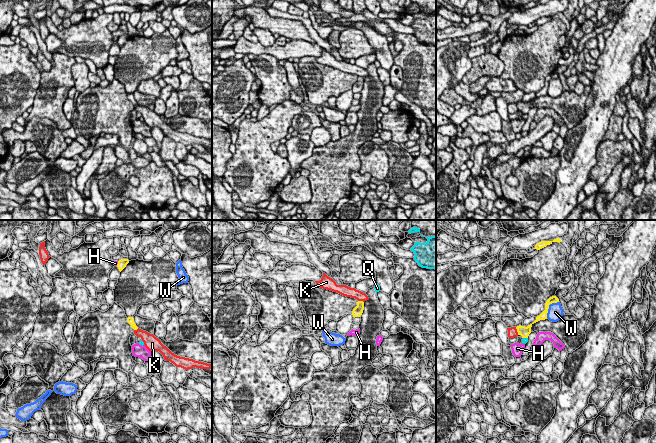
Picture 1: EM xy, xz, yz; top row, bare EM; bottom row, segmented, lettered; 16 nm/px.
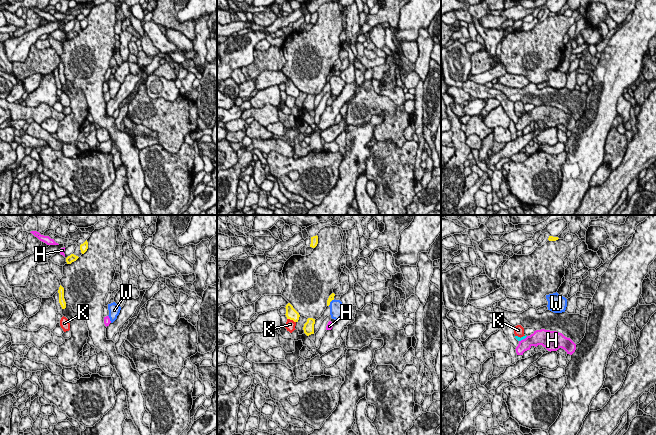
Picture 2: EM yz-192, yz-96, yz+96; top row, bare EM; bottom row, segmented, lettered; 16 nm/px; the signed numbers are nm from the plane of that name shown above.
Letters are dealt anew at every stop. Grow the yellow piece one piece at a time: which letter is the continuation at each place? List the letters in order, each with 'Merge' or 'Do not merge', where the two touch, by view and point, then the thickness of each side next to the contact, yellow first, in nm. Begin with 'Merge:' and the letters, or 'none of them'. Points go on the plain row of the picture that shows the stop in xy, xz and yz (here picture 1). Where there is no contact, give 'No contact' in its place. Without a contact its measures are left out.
Merge: none of them
H: Do not merge. Touches yellow at xy (118, 39). Thickness 140 nm (yellow) against 70 nm
K: Do not merge. Touches yellow at yz (517, 107). Thickness 160 nm (yellow) against 160 nm
Q: Do not merge. Touches yellow at yz (525, 113). Thickness 160 nm (yellow) against 90 nm
W: Do not merge. Touches yellow at yz (548, 83). Thickness 120 nm (yellow) against 260 nm

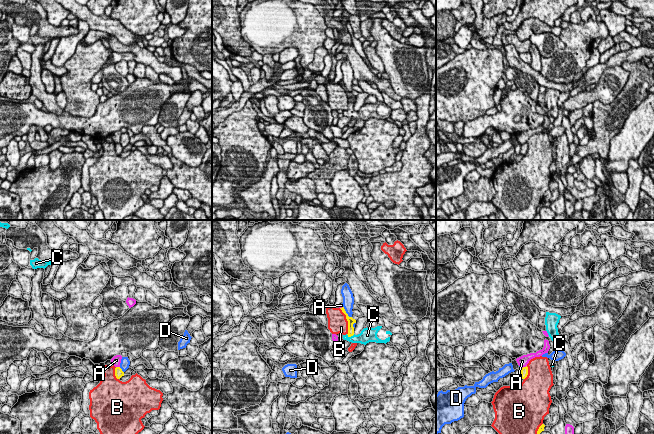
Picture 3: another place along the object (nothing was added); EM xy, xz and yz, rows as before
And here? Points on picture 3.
Merge: C
A: Do not merge. Touches yellow at yz (523, 143). Thickness 130 nm (yellow) against 170 nm
B: Do not merge. Touches yellow at xz (347, 96). Thickness 120 nm (yellow) against 320 nm
C: Merge. Touches yellow at xz (350, 112). Thickness 120 nm (yellow) against 200 nm
D: Do not merge. Touches yellow at xz (345, 88). Thickness 120 nm (yellow) against 190 nm

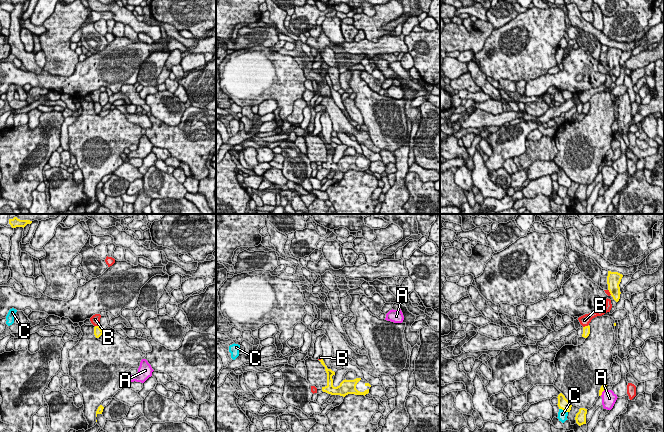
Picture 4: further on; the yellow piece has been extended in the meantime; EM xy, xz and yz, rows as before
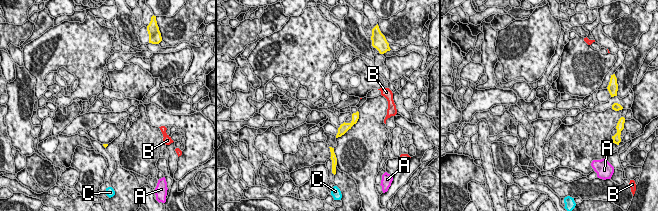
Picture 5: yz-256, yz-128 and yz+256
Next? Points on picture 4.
Merge: none of them
A: Do not merge. Touches yellow at yz (602, 167). Thickness 90 nm (yellow) against 220 nm
B: Do not merge. Touches yellow at yz (585, 102). Thickness 130 nm (yellow) against 170 nm
C: Do not merge. Touches yellow at yz (563, 185). Thickness 180 nm (yellow) against 160 nm

